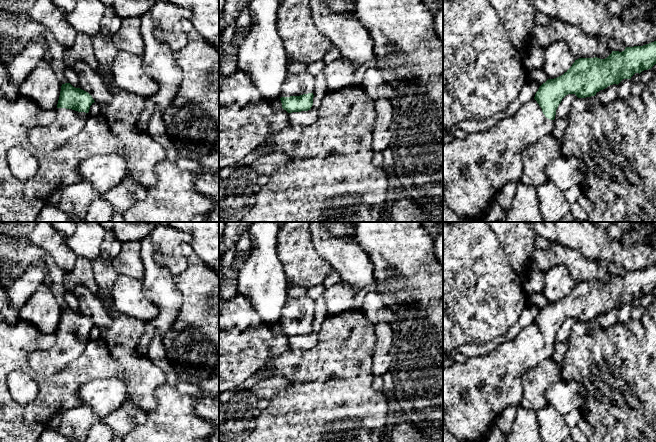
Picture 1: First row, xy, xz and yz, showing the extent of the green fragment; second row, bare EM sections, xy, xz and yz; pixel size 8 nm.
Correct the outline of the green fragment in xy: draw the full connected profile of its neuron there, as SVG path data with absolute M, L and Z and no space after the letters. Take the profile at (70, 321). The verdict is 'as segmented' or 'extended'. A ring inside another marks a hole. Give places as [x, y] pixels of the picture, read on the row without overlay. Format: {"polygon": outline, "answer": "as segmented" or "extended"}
{"polygon": "M70 307L62 308L57 328L57 342L48 350L33 351L27 359L29 370L43 376L53 376L78 359L86 349L92 320Z", "answer": "extended"}

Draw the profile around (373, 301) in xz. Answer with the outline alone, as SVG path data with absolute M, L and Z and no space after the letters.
M377 291L369 292L365 296L360 312L374 325L379 322L390 324L395 317L393 309L383 302Z

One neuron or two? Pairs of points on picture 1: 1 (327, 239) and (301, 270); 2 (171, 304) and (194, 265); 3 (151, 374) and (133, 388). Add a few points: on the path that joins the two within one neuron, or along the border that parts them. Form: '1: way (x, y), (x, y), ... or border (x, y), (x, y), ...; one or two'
1: border (310, 232), (315, 250), (332, 267); two
2: border (173, 277), (182, 295), (182, 305), (178, 312); two
3: way (147, 377), (137, 386); one

